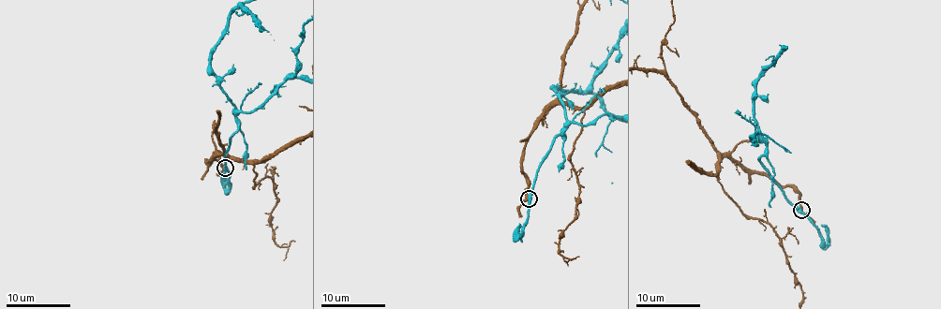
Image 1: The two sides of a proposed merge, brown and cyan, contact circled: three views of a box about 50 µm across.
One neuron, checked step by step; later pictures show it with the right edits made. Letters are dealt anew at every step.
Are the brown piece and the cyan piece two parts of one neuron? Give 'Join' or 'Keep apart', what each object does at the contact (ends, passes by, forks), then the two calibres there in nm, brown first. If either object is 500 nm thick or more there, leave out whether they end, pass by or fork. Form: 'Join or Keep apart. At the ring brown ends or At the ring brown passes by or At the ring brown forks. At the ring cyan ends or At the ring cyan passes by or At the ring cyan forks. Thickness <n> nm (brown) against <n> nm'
Join. At the ring brown ends. At the ring cyan passes by. Thickness 420 nm (brown) against 400 nm

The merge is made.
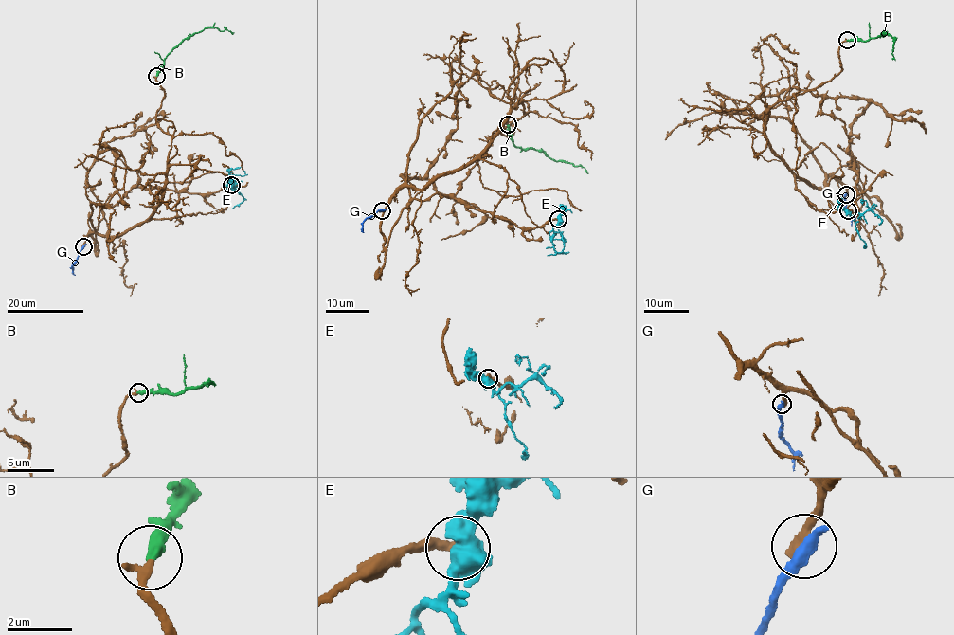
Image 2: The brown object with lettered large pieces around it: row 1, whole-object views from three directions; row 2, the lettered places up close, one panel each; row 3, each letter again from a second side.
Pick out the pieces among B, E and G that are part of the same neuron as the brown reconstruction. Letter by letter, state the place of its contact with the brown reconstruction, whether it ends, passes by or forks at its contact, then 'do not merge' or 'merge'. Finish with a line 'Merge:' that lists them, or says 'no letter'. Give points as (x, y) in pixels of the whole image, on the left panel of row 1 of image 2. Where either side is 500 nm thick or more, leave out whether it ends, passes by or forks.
B: contact (156, 76); it ends; merge
E: contact (231, 185); do not merge
G: contact (83, 246); it ends; do not merge
Merge: B

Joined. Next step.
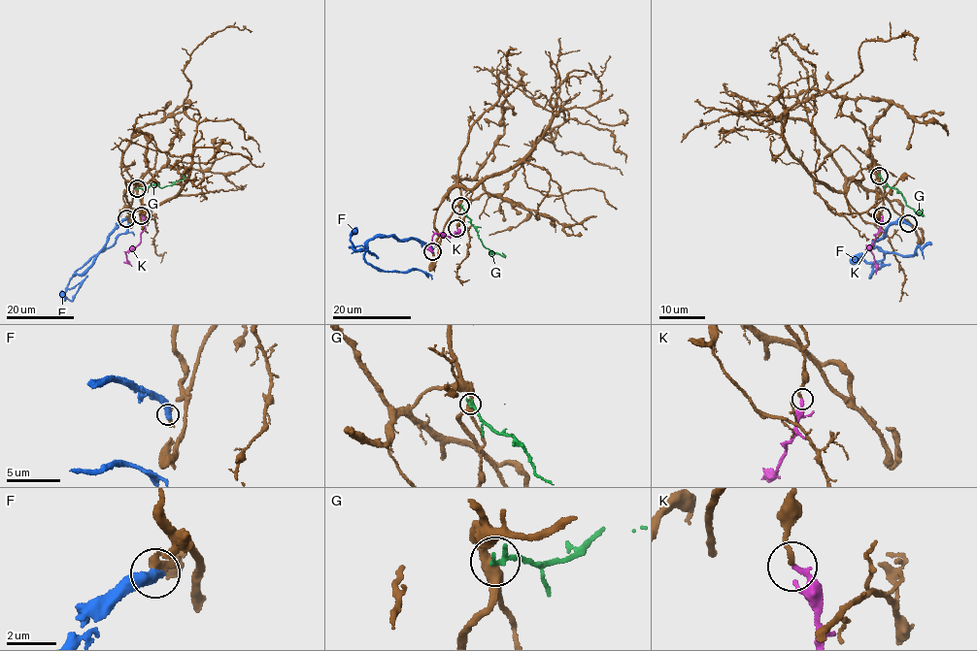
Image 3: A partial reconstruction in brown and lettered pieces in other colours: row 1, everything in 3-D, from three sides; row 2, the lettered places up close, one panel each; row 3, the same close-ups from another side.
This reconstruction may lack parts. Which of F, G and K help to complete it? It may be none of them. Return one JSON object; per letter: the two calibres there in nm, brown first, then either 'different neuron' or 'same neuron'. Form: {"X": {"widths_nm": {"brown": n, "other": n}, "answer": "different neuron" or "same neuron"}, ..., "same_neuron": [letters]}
{"F": {"widths_nm": {"brown": 400, "other": 480}, "answer": "different neuron"}, "G": {"widths_nm": {"brown": 360, "other": 260}, "answer": "different neuron"}, "K": {"widths_nm": {"brown": 190, "other": 220}, "answer": "same neuron"}, "same_neuron": ["K"]}

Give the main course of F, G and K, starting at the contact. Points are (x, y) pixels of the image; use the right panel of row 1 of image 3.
F: (908, 223), (890, 225), (885, 238), (870, 247), (904, 257), (916, 255), (920, 246), (924, 259)
G: (878, 175), (891, 187), (900, 192), (906, 204), (921, 215), (922, 209)
K: (882, 215), (879, 233), (867, 248), (873, 255), (875, 274)

